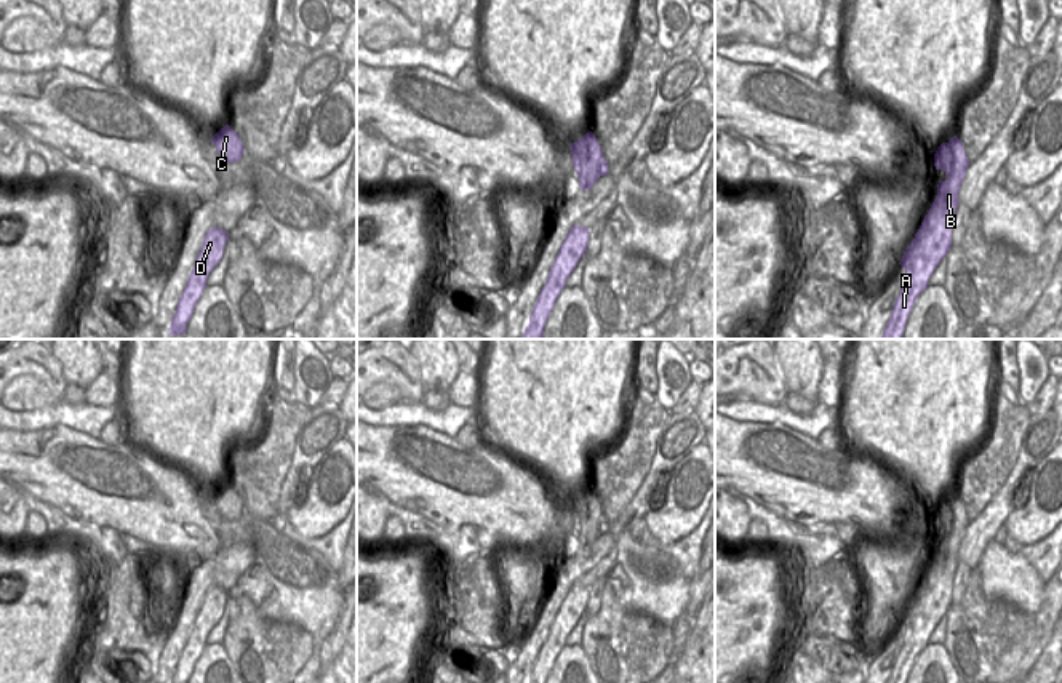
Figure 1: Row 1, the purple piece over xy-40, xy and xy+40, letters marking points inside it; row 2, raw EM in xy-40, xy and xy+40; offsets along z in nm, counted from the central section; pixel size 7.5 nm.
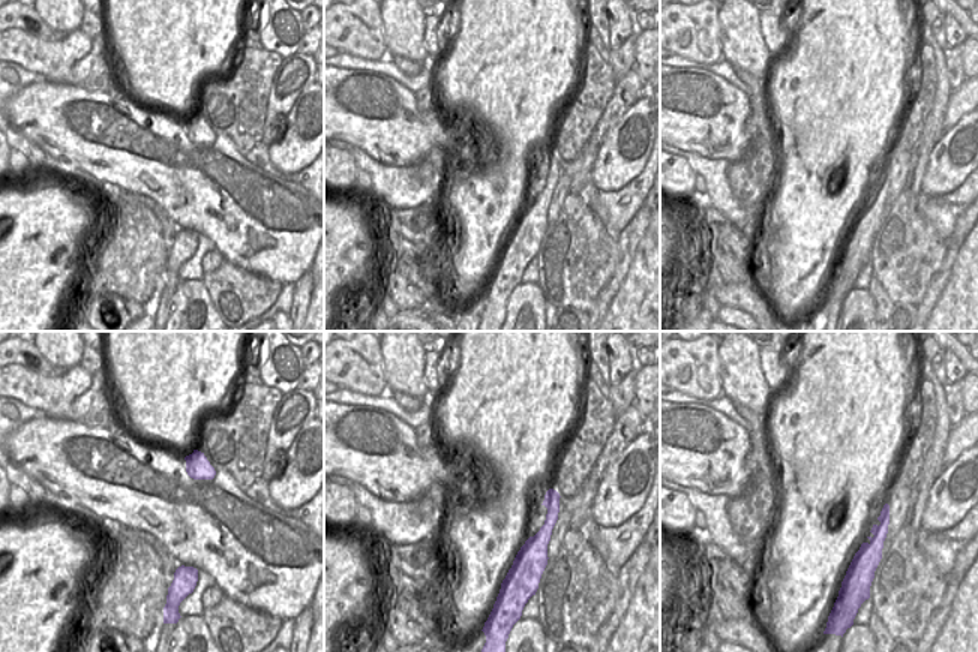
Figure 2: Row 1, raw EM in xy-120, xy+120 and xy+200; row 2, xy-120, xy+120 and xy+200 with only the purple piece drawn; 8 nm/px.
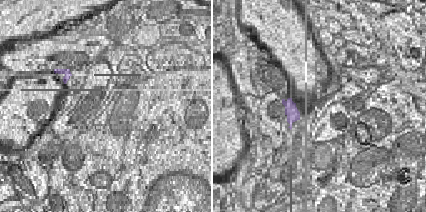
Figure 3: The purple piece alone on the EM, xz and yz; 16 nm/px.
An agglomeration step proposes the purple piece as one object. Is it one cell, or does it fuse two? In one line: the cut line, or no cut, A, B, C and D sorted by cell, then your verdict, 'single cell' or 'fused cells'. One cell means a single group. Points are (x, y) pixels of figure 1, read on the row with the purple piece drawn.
no cut | A B C D | single cell

